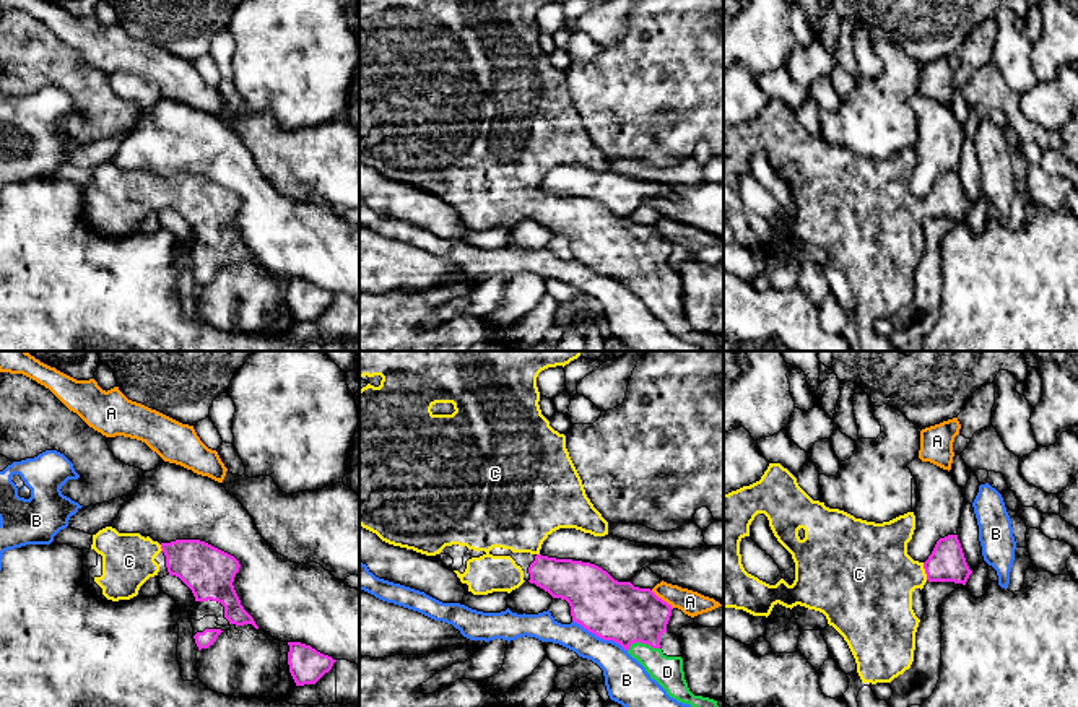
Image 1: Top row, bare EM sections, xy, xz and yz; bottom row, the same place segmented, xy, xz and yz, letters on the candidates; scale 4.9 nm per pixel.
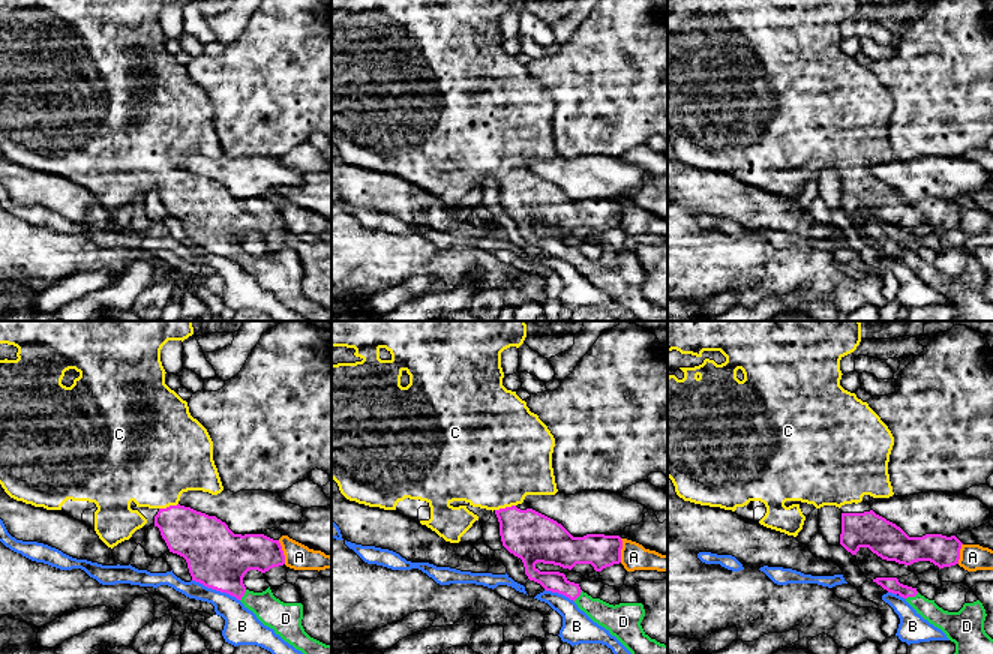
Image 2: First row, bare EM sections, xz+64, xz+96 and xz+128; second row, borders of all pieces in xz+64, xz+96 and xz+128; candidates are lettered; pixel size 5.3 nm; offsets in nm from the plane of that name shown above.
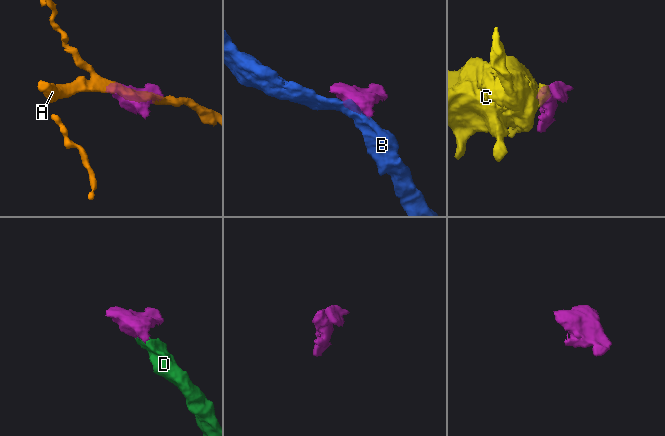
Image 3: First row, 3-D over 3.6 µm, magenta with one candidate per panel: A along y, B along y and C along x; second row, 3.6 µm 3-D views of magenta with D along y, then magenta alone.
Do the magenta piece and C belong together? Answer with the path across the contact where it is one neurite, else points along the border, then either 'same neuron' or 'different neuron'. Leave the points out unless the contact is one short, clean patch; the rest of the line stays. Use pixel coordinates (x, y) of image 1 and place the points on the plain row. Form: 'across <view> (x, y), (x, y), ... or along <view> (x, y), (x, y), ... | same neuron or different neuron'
across yz (947, 199), (925, 207), (875, 212) | same neuron

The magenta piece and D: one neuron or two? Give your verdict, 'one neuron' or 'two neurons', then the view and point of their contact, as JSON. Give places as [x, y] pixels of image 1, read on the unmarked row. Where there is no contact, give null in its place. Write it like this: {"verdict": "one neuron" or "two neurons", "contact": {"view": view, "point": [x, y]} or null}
{"verdict": "one neuron", "contact": {"view": "xz", "point": [644, 278]}}

